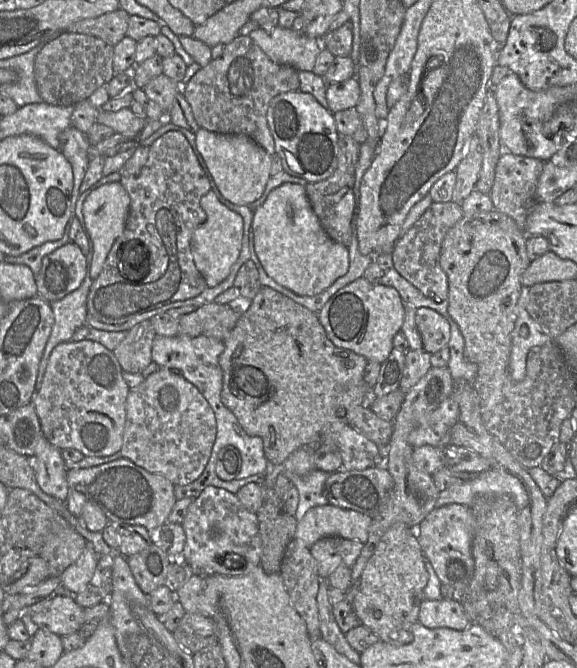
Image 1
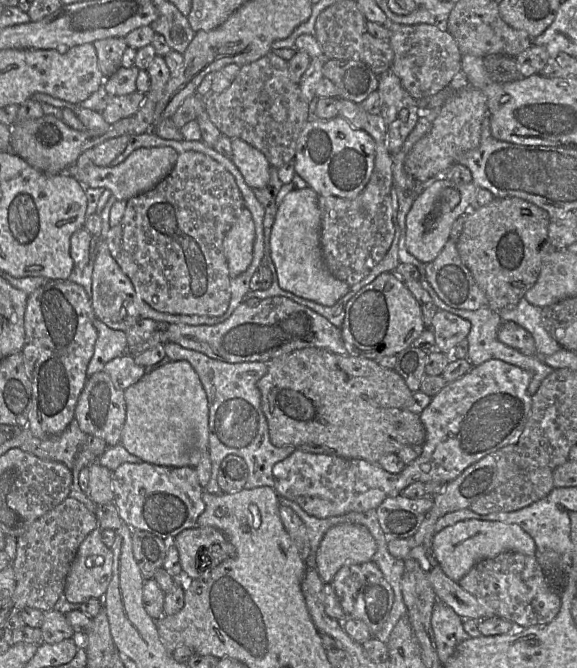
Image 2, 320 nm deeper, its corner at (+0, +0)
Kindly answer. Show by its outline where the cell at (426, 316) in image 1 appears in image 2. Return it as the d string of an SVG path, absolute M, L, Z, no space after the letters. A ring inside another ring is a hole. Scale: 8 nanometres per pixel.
M437 310L430 327L435 339L435 351L450 354L452 349L465 339L471 328L468 320L451 313Z

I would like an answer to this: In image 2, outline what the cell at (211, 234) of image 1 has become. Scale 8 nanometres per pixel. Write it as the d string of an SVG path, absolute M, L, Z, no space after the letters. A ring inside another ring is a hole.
M244 207L223 240L230 278L237 277L249 267L252 261L254 240L254 221L250 211Z

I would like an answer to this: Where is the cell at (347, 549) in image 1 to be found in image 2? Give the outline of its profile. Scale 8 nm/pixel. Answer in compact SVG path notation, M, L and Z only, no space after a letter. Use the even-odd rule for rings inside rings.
M373 561L343 566L334 576L331 586L344 611L345 618L364 622L372 637L383 628L389 618L394 593L383 574Z

